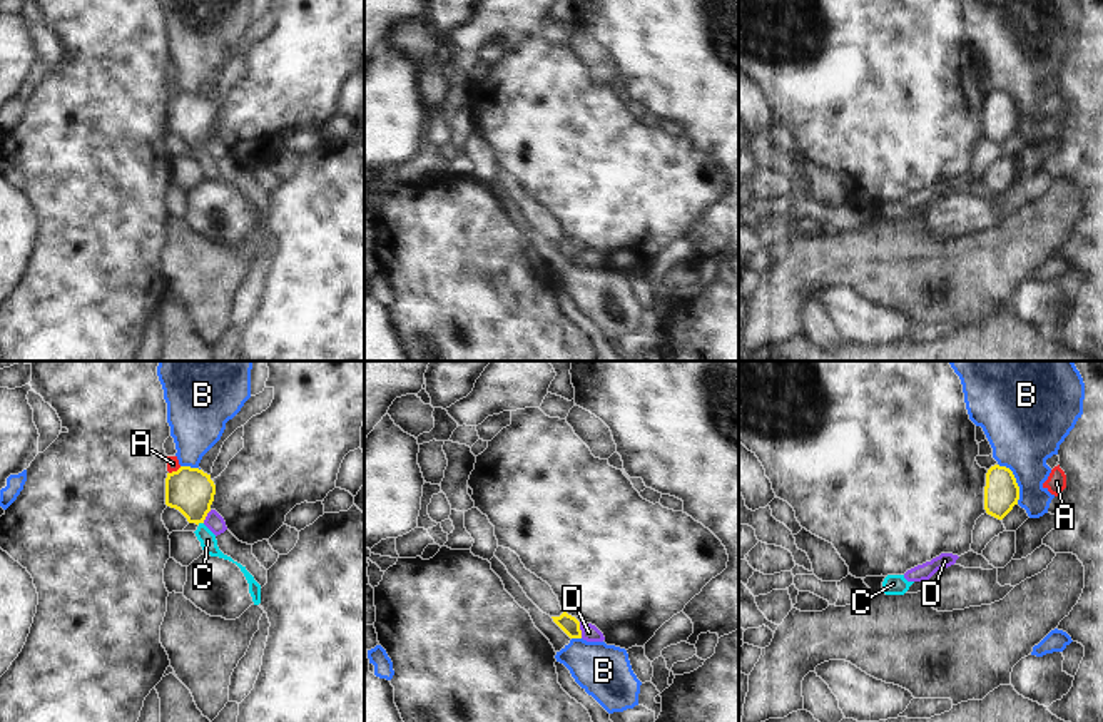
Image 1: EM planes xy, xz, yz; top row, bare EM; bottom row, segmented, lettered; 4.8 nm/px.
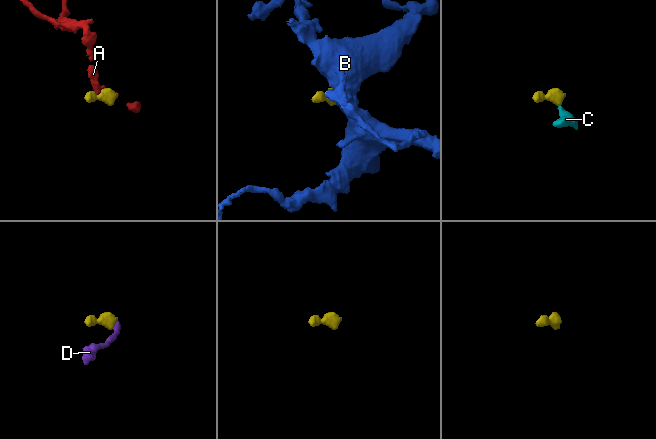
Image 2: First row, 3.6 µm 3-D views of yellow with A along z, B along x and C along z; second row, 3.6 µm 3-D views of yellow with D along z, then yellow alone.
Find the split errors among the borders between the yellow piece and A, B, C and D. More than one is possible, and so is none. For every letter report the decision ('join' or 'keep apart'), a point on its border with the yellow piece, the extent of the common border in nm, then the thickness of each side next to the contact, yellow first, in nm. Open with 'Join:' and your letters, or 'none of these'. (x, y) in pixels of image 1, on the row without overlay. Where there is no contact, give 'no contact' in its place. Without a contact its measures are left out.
Join: C
A: keep apart; meets yellow in xy at (174, 97); contact 70 nm long; 220 nm thick on the yellow side, 60 nm on the other
B: keep apart; meets yellow in yz at (1015, 107); contact 220 nm long; 170 nm thick on the yellow side, 340 nm on the other
C: join; meets yellow in xy at (199, 147); contact 30 nm long; 220 nm thick on the yellow side, 80 nm on the other
D: keep apart; meets yellow in xz at (580, 256); contact 80 nm long; 90 nm thick on the yellow side, 80 nm on the other

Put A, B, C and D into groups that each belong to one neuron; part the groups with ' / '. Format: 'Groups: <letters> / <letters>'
Groups: A / B / C / D.

